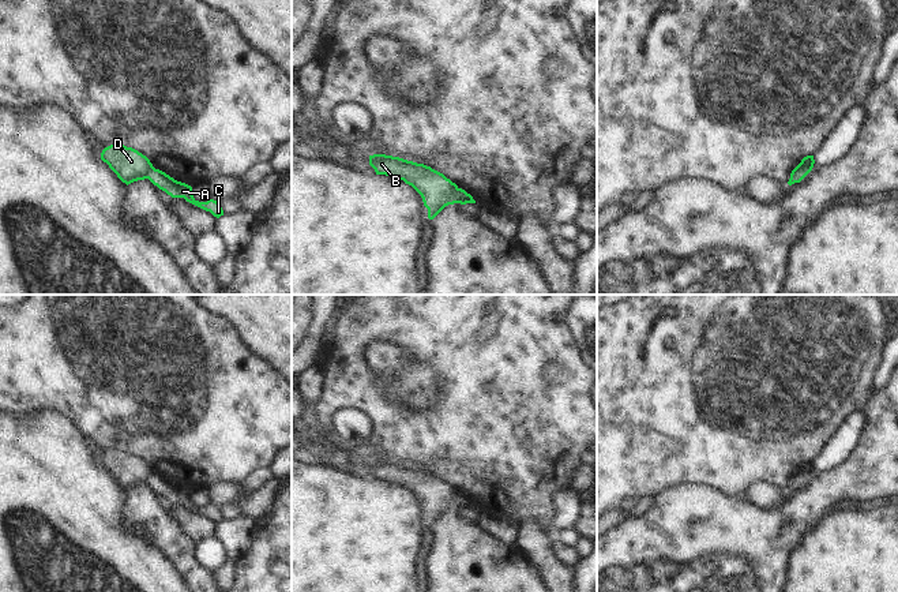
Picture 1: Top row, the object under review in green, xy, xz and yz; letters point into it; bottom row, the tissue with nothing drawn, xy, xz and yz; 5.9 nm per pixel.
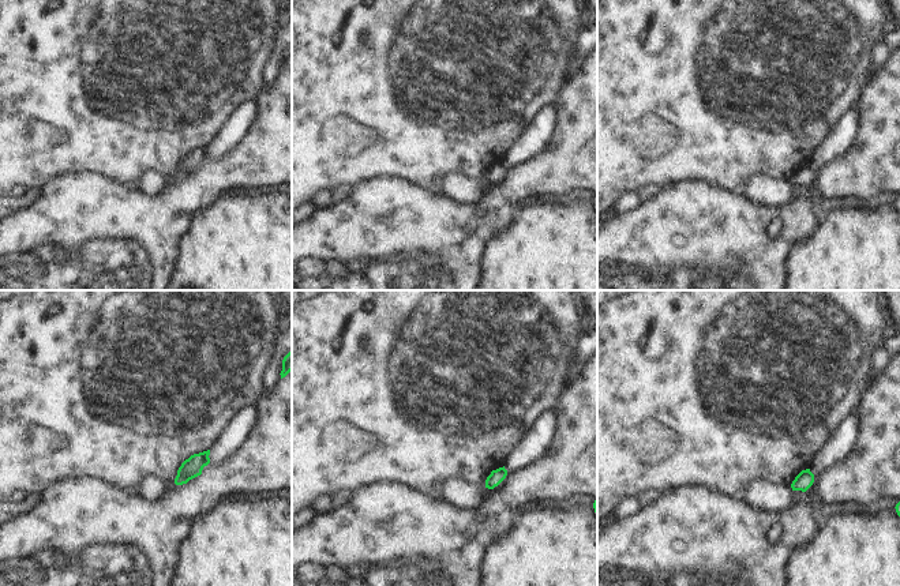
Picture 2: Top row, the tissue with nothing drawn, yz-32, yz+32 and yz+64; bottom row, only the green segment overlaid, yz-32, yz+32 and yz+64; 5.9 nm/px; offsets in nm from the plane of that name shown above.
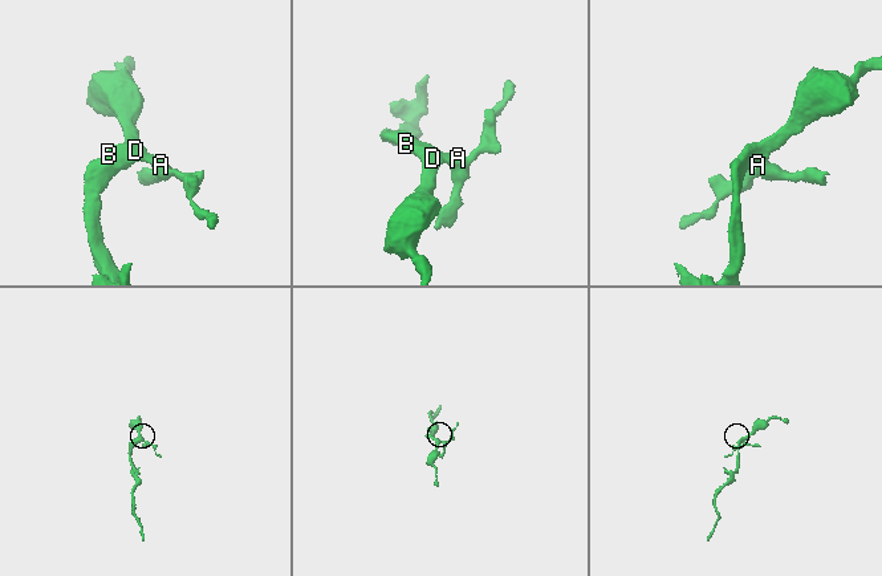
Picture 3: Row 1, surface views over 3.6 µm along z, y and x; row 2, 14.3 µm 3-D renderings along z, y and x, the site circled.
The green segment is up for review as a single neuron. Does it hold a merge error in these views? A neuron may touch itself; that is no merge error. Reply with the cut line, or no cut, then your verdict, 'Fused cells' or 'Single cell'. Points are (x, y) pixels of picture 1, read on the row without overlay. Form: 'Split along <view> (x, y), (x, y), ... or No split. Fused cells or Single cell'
Split along xz (457, 494), (455, 499), (459, 508). Fused cells

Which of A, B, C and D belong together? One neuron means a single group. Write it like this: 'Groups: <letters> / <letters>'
Groups: A C / B D

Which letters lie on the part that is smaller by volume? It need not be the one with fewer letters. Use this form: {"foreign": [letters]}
{"foreign": ["A", "C"]}

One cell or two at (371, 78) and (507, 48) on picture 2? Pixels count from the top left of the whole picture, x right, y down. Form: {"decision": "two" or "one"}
{"decision": "one"}

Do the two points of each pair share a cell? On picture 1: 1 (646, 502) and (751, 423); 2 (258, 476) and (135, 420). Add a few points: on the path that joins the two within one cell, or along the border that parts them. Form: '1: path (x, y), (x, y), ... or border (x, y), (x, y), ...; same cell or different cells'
1: border (654, 495), (642, 495), (637, 499); different cells
2: border (269, 468), (255, 469), (241, 483); different cells

